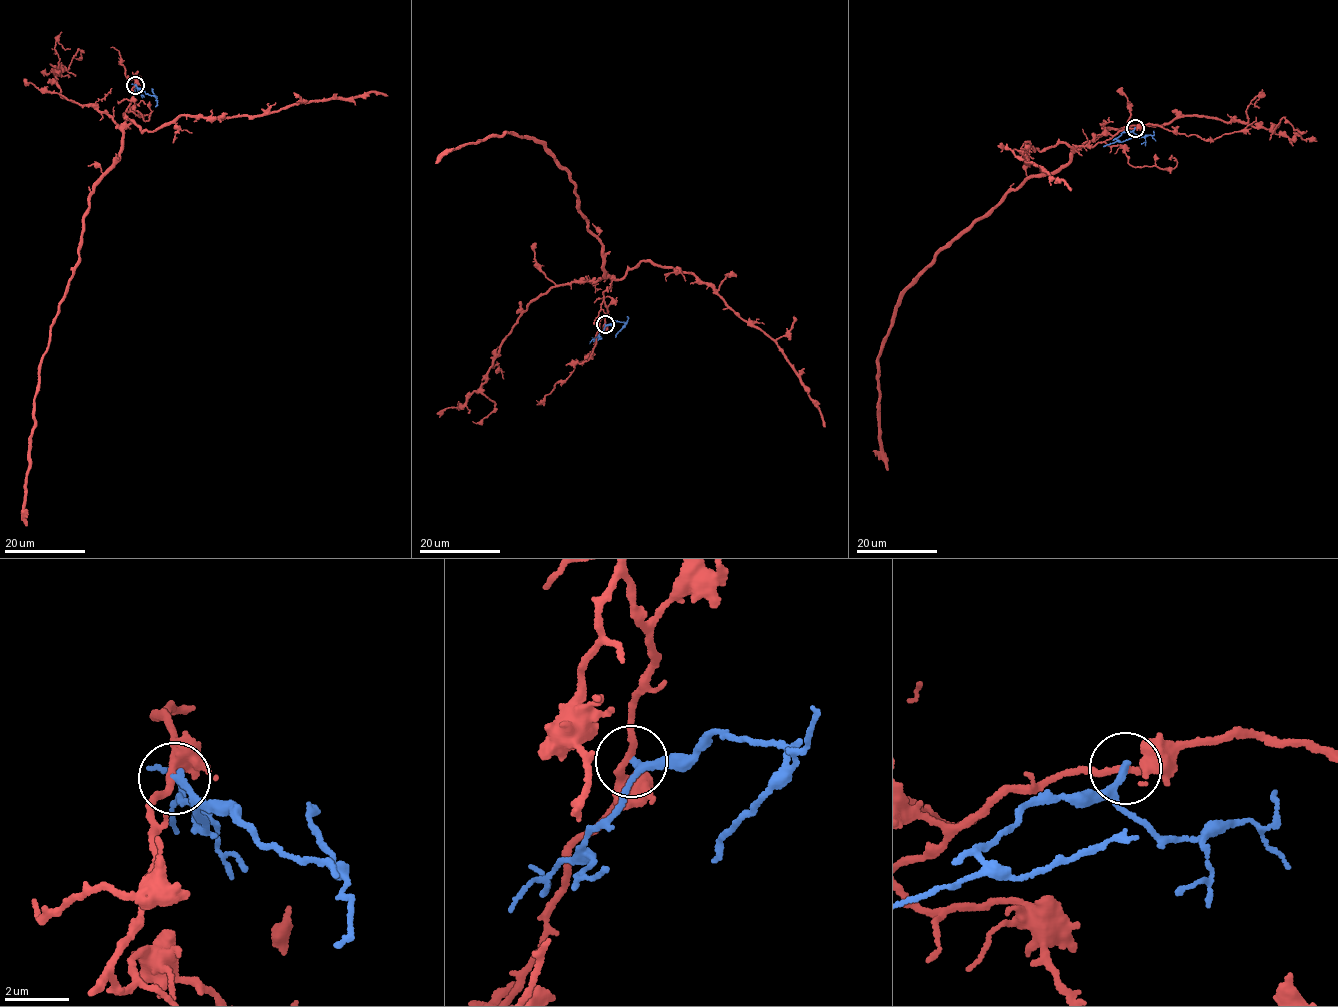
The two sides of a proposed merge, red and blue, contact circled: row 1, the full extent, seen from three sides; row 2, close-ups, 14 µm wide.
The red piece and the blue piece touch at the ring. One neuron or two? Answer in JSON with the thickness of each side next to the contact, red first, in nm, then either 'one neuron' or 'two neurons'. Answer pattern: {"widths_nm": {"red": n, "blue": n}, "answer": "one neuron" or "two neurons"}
{"widths_nm": {"red": 220, "blue": 170}, "answer": "two neurons"}

